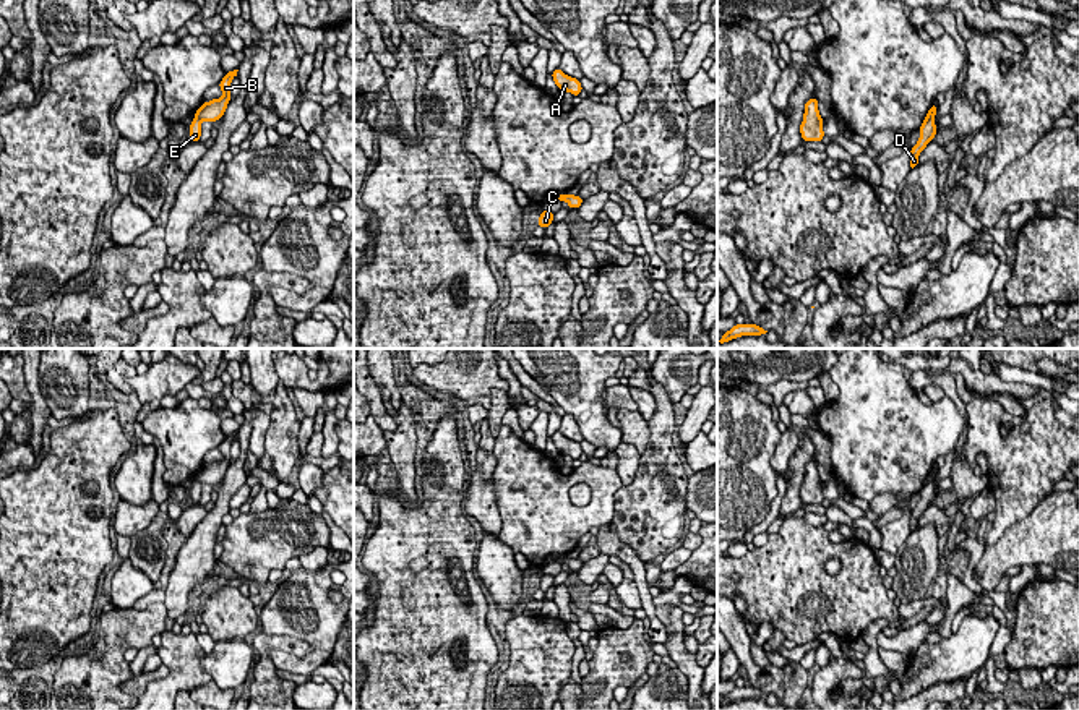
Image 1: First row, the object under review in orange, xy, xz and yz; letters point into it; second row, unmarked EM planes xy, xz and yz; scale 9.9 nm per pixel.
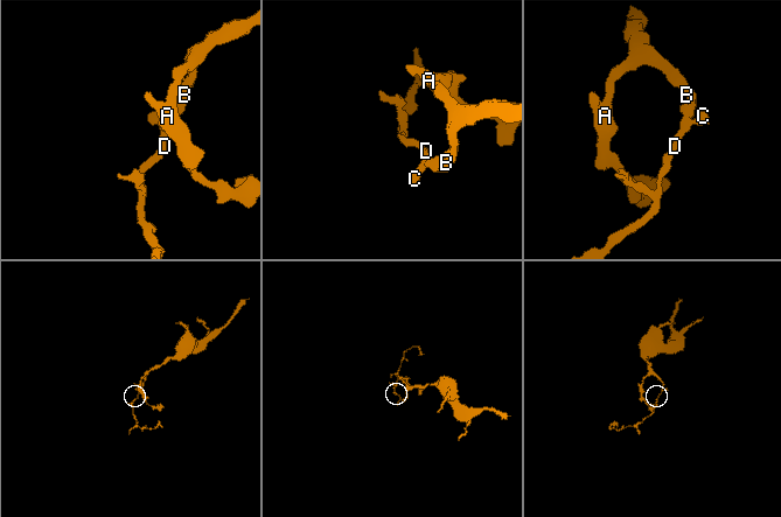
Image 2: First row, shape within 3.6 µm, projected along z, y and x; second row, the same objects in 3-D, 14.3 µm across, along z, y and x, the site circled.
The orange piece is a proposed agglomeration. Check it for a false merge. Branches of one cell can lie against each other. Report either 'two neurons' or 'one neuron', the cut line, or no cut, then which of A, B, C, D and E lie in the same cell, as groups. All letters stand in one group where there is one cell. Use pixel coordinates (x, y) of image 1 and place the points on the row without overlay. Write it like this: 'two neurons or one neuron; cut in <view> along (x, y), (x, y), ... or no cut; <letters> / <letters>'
two neurons; cut in xy along (195, 479), (202, 483); A B / C D E

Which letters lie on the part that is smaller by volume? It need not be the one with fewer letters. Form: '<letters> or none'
C, D, E

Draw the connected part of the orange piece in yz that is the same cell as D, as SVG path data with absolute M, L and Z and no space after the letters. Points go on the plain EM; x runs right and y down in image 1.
M925 481L920 490L920 501L917 507L910 512L910 533L913 533L918 527L920 515L926 511L926 507L936 499L936 488L933 481Z

